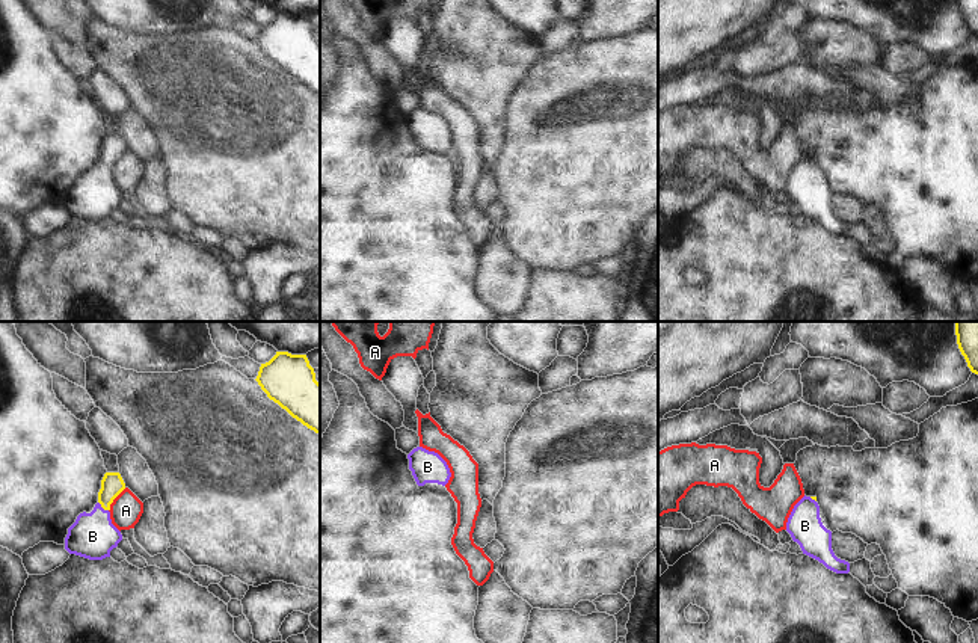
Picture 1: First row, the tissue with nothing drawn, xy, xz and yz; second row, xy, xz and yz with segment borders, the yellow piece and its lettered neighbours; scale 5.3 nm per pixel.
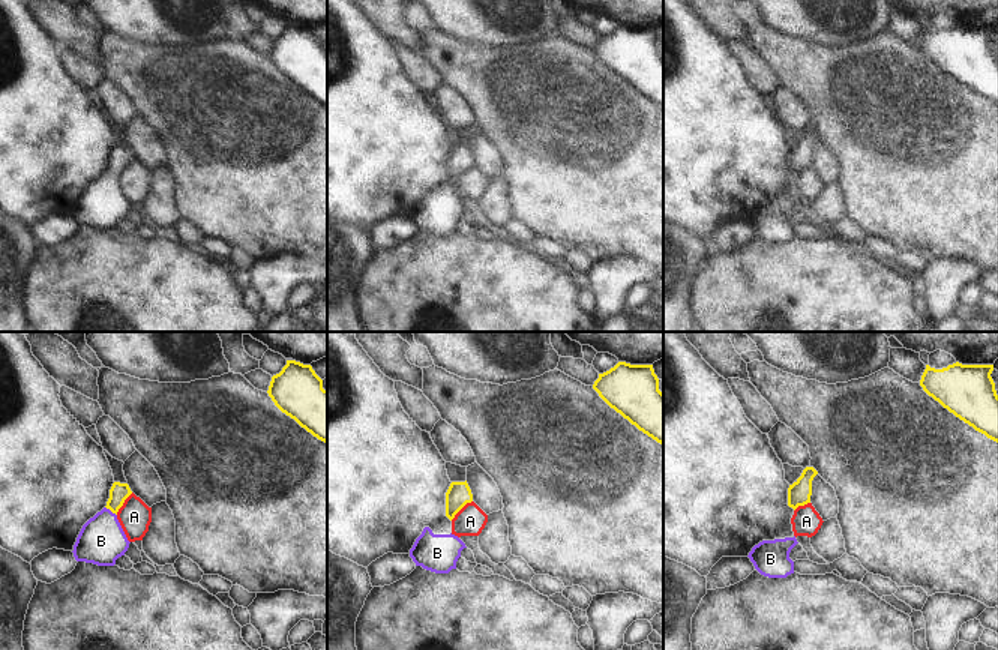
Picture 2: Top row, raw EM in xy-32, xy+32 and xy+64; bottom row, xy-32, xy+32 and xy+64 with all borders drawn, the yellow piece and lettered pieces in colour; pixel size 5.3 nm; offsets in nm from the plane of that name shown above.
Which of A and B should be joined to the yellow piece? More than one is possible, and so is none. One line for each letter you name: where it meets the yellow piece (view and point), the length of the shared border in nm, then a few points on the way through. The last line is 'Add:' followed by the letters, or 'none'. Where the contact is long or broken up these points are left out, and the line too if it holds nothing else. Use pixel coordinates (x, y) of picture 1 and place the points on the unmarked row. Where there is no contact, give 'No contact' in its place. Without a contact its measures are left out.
B: Touches yellow at xy (103, 169). Shared border 80 nm. Path across: xy (112, 147), (103, 169), (92, 198)
Add: B

